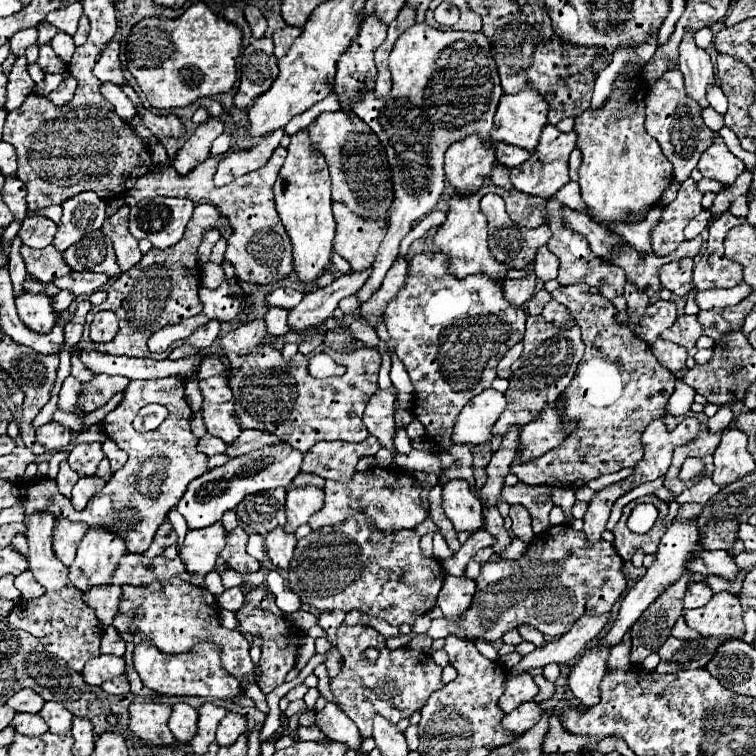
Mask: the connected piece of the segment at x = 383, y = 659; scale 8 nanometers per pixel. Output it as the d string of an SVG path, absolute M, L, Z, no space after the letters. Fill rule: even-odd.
M342 623L336 633L336 647L342 653L342 671L338 677L330 681L330 689L338 699L338 707L356 723L360 735L366 739L372 735L372 719L374 715L386 717L390 723L398 723L402 717L410 717L414 711L420 711L426 699L444 687L440 675L442 667L438 667L428 653L414 649L388 649L386 639L374 631L374 627L366 625L346 625ZM376 647L380 651L376 661L364 659L364 651Z

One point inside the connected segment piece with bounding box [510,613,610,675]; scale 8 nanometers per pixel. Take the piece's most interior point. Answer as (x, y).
(587, 629)

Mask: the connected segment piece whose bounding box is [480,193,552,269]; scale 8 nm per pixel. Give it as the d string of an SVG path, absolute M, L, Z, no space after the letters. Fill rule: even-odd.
M486 195L480 205L482 213L488 219L488 243L490 253L500 263L506 263L512 269L524 269L528 263L534 263L536 251L550 241L548 225L536 229L524 229L514 225L510 219L496 227L496 201L502 201L498 195Z

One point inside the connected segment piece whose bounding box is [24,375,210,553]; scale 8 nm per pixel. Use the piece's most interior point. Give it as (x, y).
(161, 463)

